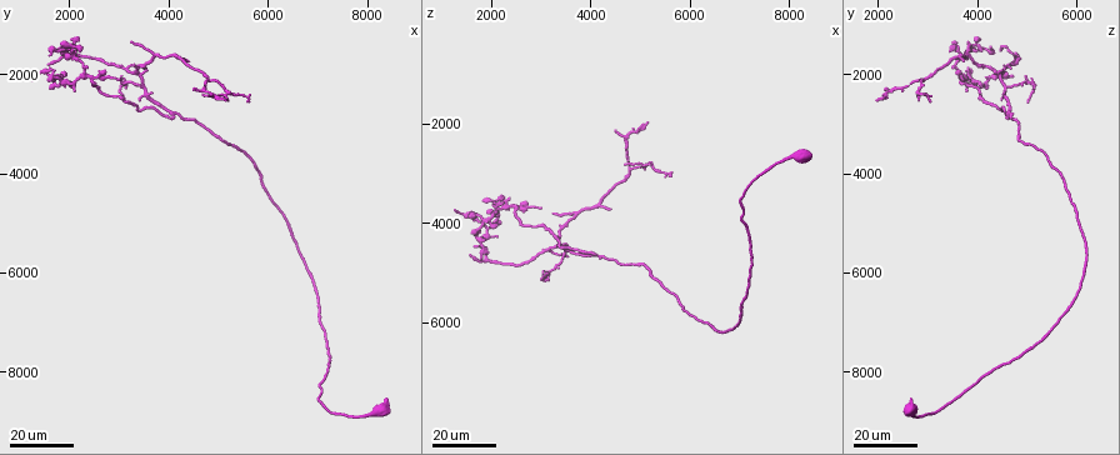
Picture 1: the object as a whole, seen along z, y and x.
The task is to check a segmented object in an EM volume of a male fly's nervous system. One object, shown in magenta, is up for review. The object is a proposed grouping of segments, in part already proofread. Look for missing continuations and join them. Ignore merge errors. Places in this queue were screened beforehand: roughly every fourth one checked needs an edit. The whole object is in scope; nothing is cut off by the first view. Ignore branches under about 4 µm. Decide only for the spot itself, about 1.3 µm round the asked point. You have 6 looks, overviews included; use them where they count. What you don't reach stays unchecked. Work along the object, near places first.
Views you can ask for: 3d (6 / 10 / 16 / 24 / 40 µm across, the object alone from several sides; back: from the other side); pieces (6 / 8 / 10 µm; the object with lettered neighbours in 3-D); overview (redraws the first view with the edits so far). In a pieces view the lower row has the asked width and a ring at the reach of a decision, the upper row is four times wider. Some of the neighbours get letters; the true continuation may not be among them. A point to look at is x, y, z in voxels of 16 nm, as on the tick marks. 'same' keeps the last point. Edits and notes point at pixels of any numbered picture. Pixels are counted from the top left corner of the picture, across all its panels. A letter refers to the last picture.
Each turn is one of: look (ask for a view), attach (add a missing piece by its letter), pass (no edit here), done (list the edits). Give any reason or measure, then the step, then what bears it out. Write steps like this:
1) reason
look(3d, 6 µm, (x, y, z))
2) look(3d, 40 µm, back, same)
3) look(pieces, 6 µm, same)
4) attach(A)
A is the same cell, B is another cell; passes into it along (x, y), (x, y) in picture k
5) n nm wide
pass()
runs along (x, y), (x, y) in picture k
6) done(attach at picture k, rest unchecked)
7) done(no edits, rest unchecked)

an open end
look(3d, 24 µm, (4400, 1750, 3750))

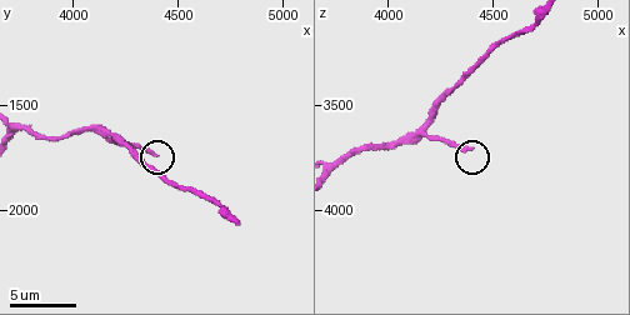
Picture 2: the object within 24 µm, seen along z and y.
look(pieces, 8 µm, (4400, 1740, 3720))

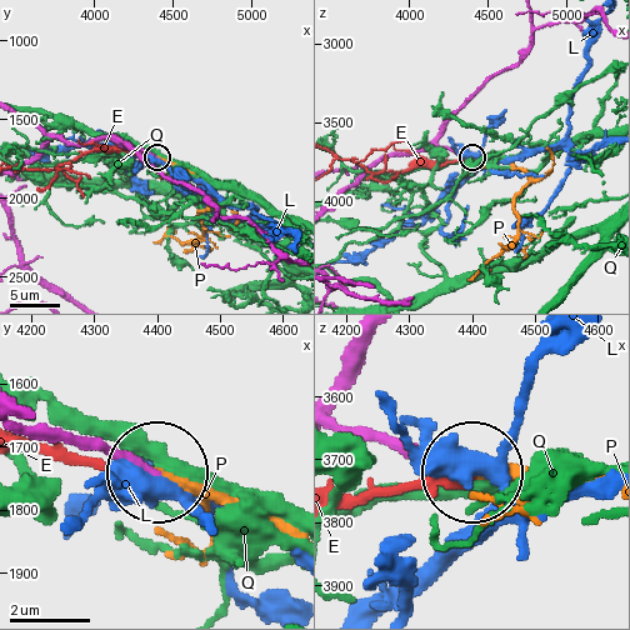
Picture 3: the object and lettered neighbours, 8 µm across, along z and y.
attach(P)
P is the same cell, E, L and Q are other cells; passes into it along (40, 430), (118, 448), (151, 470), (239, 498), (289, 541) in picture 3; it goes on there

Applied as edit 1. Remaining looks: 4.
look(overview)

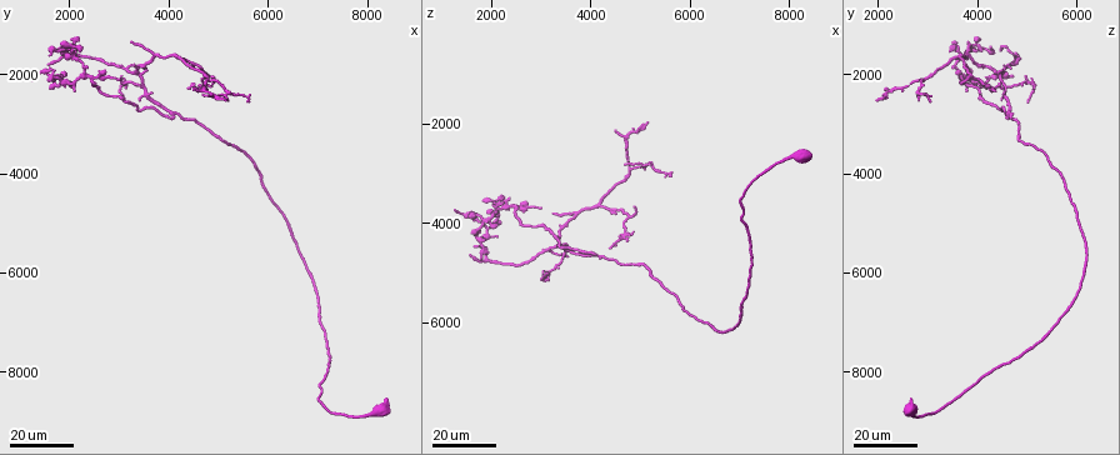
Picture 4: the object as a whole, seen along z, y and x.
look(3d, 24 µm, (1600, 2250, 4150))

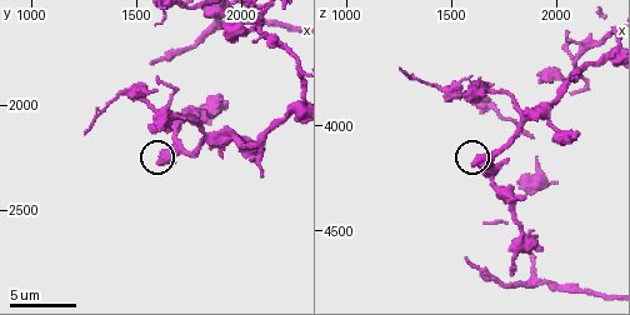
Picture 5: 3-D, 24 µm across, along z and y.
look(pieces, 6 µm, (1620, 2270, 4180))

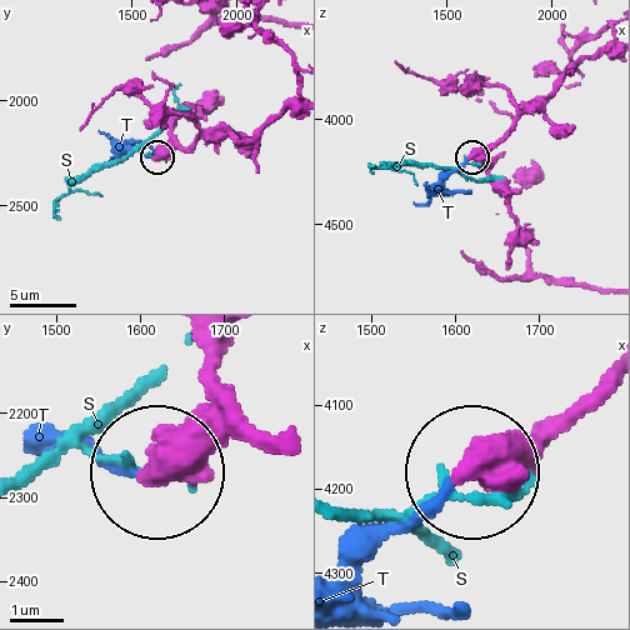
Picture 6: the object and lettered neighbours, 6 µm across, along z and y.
attach(T)
T is the same cell, S is another cell; passes into it along (600, 378), (430, 494), (336, 601) in picture 6; the neuron continues

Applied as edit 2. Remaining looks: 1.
an open end
look(pieces, 8 µm, (1590, 1800, 4620))

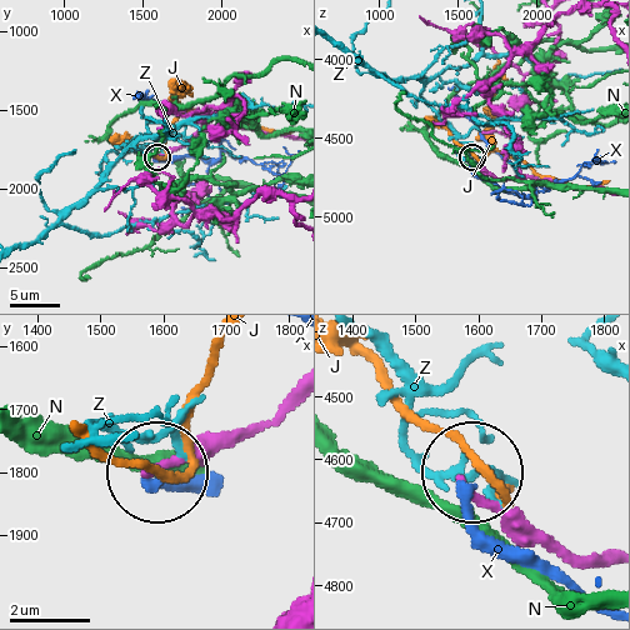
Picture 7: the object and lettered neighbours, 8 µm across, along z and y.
pass()
J, N, X and Z are other cells; no lettered piece goes on from it

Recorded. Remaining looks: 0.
done(attach at picture 3, attach at picture 6, rest unchecked)

